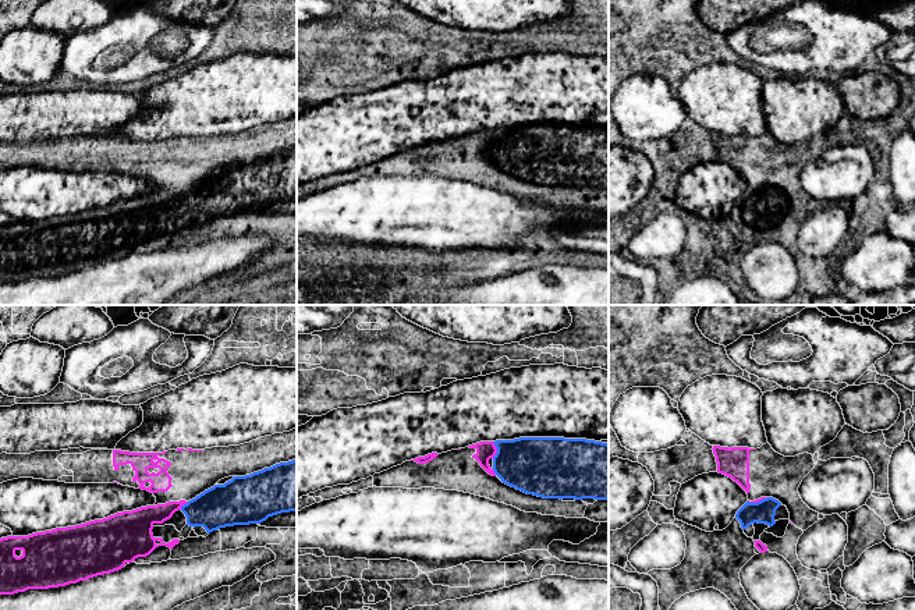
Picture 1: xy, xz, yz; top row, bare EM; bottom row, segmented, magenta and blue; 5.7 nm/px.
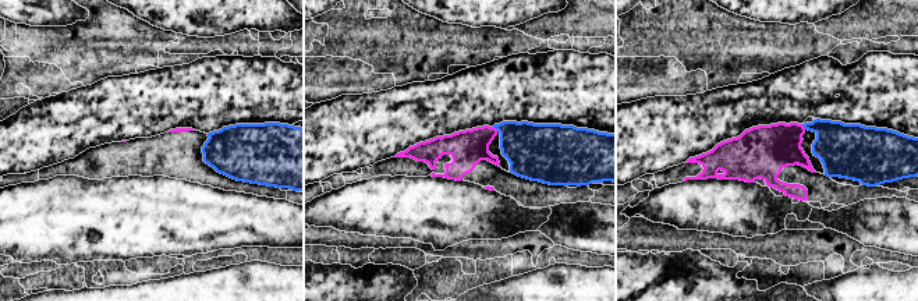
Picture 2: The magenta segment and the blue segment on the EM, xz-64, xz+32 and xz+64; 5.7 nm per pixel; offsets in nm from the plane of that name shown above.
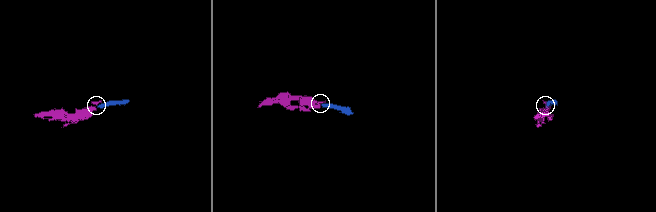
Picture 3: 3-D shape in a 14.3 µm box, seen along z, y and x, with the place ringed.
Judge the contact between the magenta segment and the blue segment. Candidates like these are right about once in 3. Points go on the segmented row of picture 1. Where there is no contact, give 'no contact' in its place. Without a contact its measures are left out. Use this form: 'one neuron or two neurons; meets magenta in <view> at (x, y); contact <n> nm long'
one neuron; meets magenta in xz at (496, 450); contact 100 nm long

